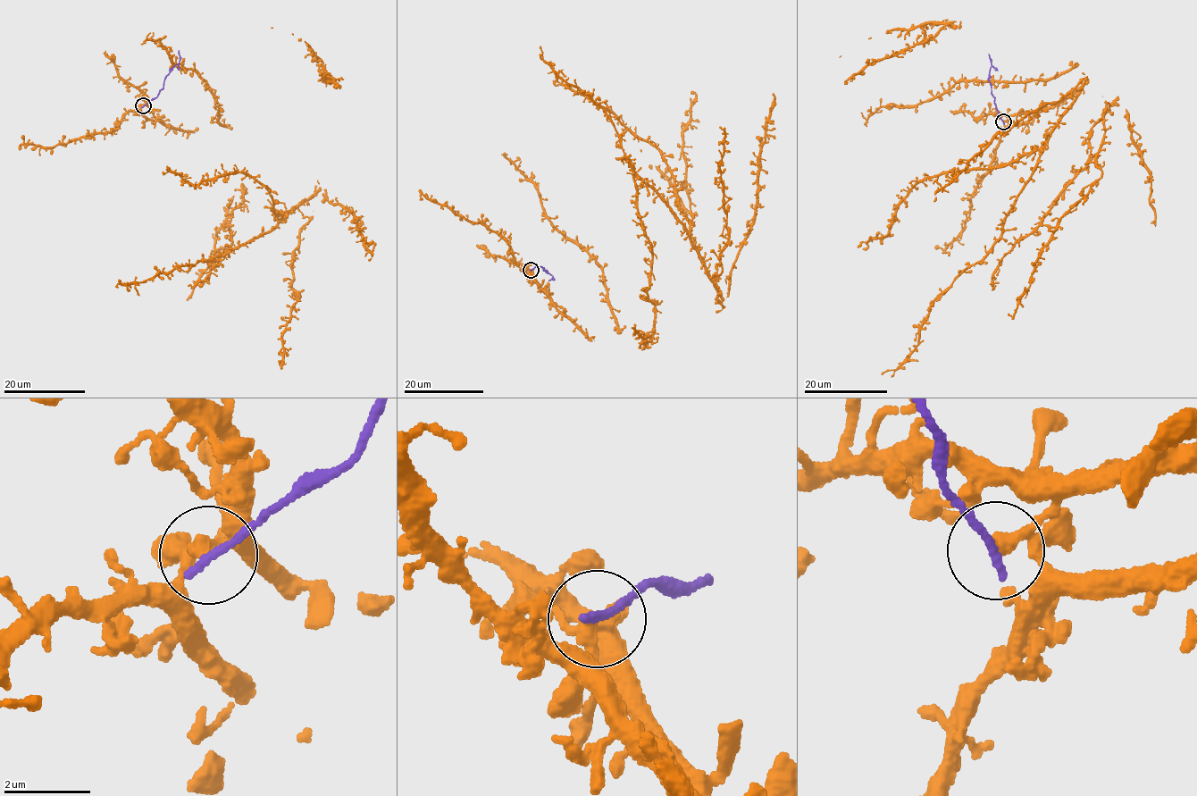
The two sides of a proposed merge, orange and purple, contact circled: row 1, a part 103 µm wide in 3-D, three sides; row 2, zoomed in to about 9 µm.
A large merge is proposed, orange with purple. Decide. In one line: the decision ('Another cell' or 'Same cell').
Another cell

